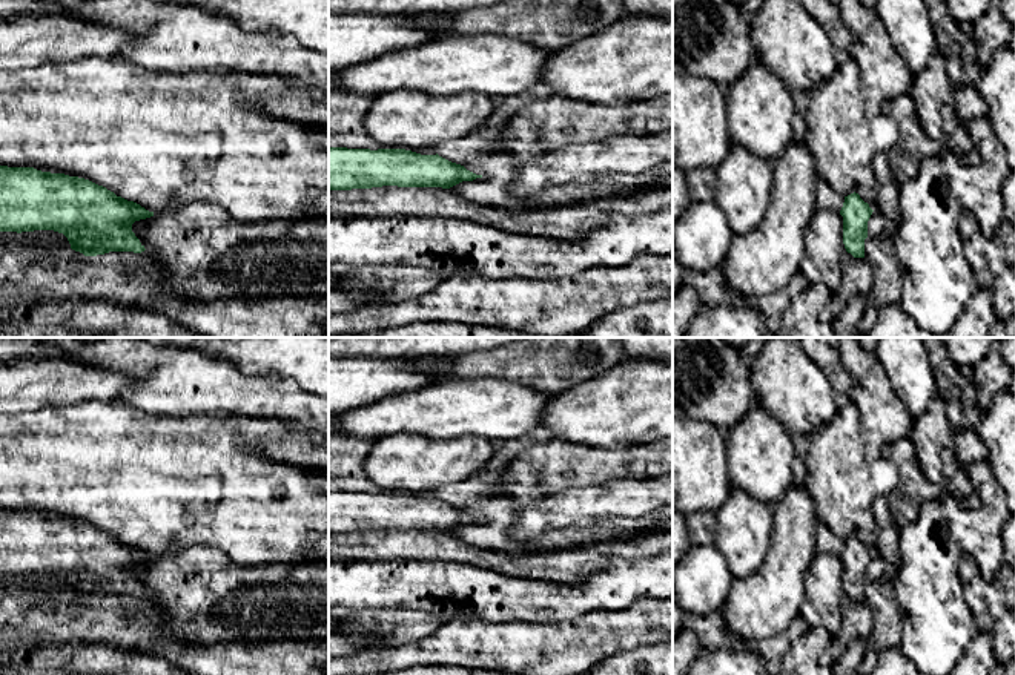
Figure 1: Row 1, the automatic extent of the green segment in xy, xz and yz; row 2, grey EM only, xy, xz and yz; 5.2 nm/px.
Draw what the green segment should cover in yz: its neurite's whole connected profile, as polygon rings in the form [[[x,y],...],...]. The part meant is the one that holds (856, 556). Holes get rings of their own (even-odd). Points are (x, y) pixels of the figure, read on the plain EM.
[[[858,537],[845,540],[840,558],[843,560],[843,588],[854,601],[865,601],[865,583],[872,552]]]

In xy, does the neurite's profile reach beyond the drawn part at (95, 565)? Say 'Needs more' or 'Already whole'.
Already whole

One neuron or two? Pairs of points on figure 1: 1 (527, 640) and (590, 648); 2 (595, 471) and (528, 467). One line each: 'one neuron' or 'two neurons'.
1: one neuron
2: one neuron

